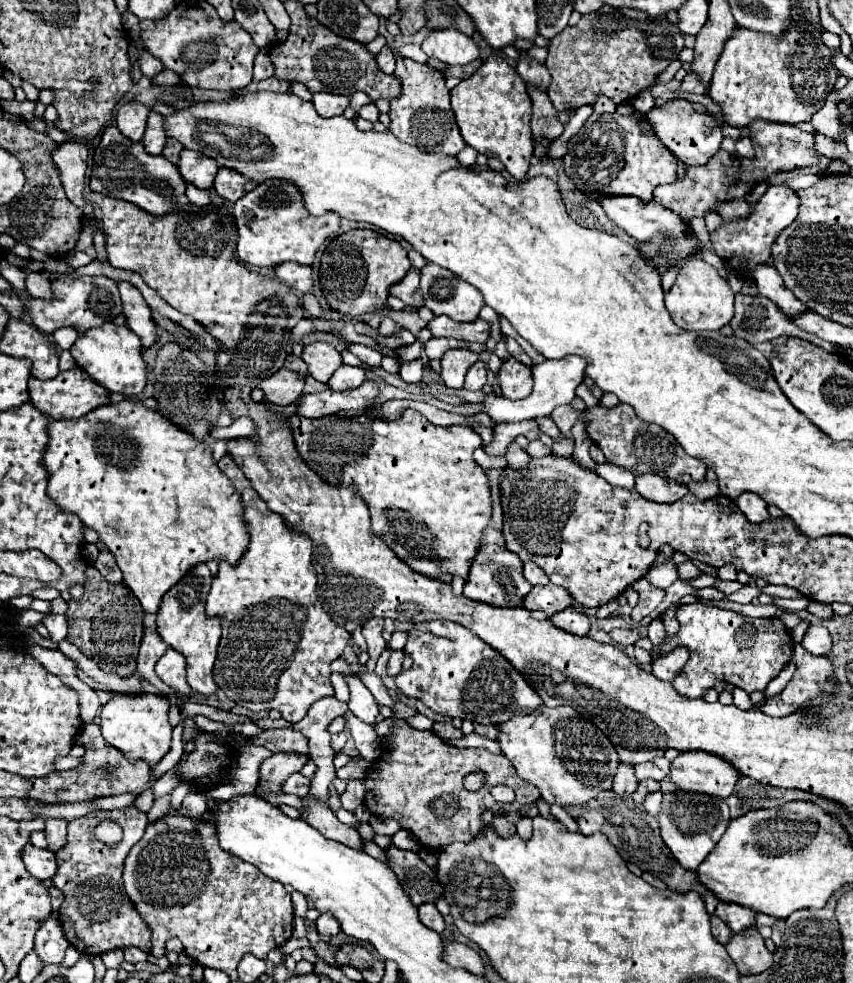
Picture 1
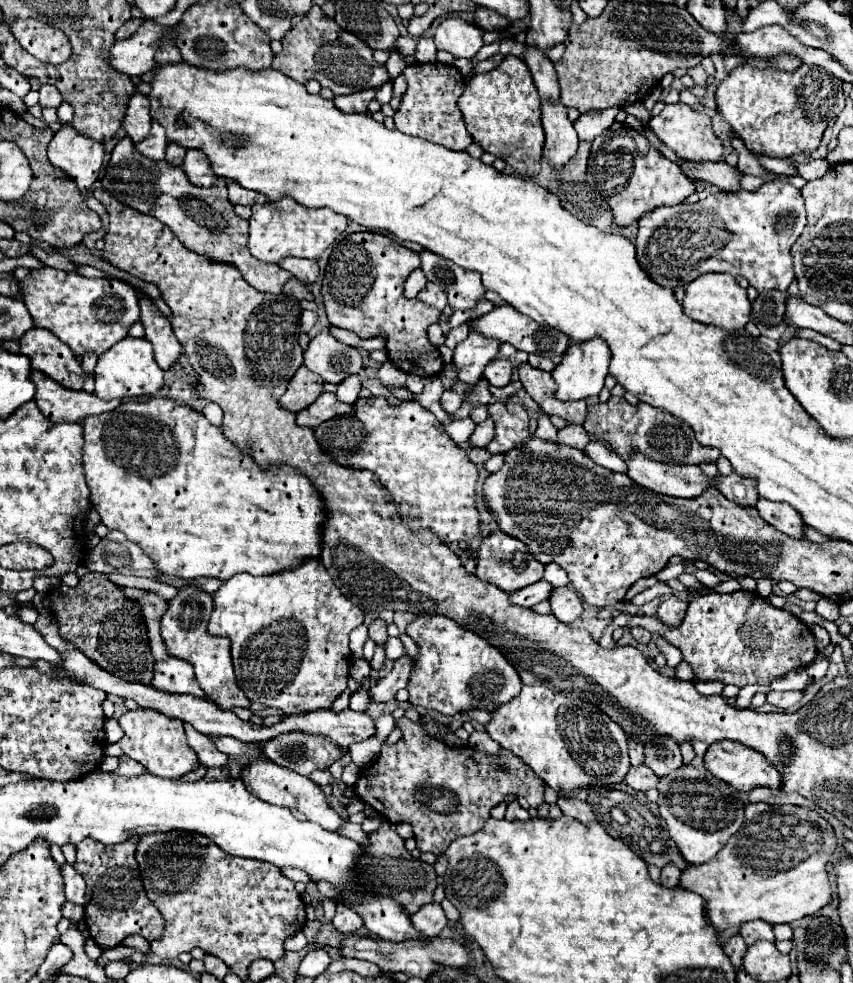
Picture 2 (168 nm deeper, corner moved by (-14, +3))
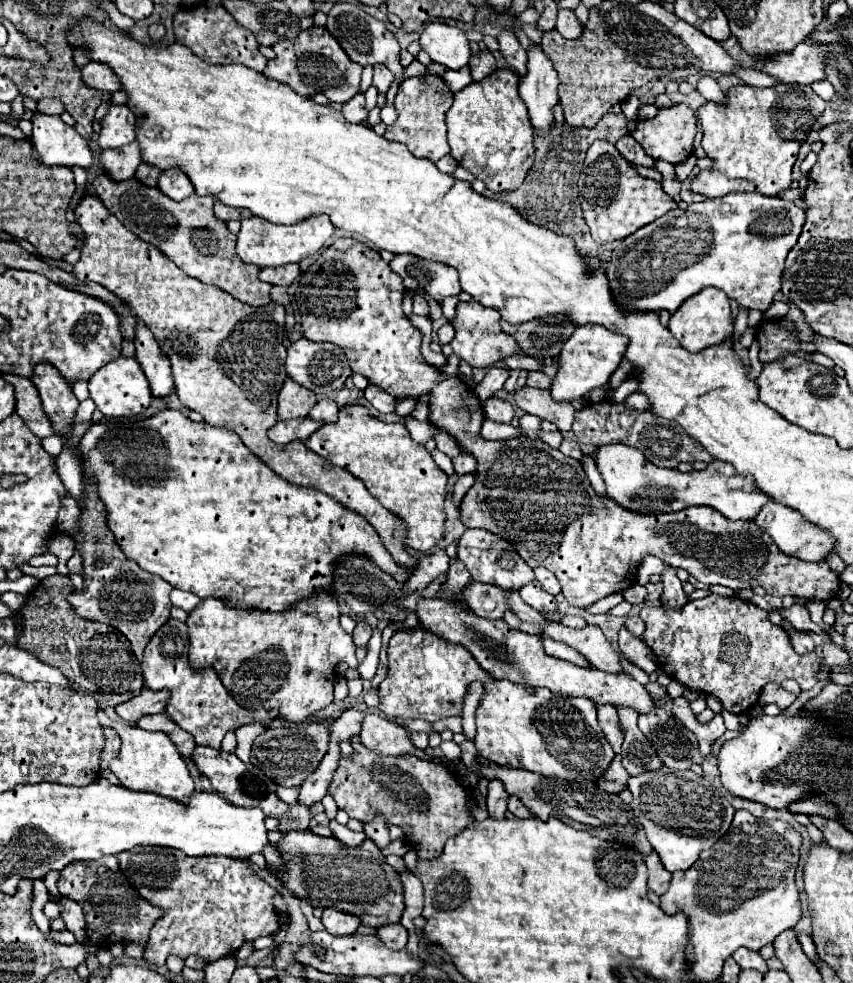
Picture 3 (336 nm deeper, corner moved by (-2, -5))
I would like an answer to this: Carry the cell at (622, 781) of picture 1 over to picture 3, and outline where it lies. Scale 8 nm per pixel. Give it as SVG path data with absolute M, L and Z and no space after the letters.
M602 704L596 706L598 708L598 724L604 730L608 742L612 744L614 752L620 754L620 746L622 746L622 734L620 734L620 726L618 726L618 714L616 708L612 708L612 704Z

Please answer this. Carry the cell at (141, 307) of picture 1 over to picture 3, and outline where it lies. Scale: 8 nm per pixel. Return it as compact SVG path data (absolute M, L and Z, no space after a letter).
M138 320L136 324L136 360L140 362L148 382L150 382L150 390L154 398L166 398L172 394L174 390L174 380L172 380L172 372L170 372L170 360L168 356L160 350L160 346L156 344L152 332L148 328L144 328L144 324Z

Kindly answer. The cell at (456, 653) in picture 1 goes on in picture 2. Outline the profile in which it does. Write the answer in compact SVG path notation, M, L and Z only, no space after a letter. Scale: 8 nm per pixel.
M420 616L408 624L406 634L418 644L420 656L414 660L414 668L408 682L410 702L428 710L438 710L446 716L468 712L474 708L496 710L500 704L516 698L524 686L518 672L492 648L484 638L462 628L444 616Z

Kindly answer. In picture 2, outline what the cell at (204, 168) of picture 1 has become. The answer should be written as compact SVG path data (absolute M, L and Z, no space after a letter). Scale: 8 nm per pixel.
M188 150L182 168L188 180L196 186L212 186L218 180L218 176L212 176L212 168L208 168L208 158L204 156L204 152Z

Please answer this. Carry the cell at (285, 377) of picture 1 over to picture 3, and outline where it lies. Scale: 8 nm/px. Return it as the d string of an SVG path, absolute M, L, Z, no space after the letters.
M286 378L278 394L278 420L306 418L316 402L318 400L312 390L306 390L292 378Z

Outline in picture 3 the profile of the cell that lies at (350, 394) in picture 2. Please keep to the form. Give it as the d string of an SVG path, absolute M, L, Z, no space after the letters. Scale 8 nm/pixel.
M324 398L324 400L320 400L320 402L312 408L312 412L308 414L308 418L312 418L312 420L322 420L322 422L334 422L334 420L338 418L338 406L336 406L334 400Z

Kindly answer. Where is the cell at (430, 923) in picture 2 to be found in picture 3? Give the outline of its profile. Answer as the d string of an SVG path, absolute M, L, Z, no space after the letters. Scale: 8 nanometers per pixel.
M386 924L386 926L380 926L376 936L382 940L382 944L390 950L402 950L406 948L406 942L408 942L408 932L402 924Z

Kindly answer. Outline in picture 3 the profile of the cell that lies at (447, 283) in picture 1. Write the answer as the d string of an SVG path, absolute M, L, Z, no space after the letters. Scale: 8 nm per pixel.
M412 254L394 256L390 260L390 268L402 278L406 290L422 288L434 300L456 296L462 290L454 268L444 268L444 264L432 264L430 260Z

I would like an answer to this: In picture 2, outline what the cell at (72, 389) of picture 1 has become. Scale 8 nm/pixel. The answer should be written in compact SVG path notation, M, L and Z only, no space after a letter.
M32 370L32 380L36 384L36 404L42 414L54 422L80 422L86 416L110 412L120 406L122 400L100 400L94 392L72 392L72 388L62 388L56 380L44 376L40 370Z

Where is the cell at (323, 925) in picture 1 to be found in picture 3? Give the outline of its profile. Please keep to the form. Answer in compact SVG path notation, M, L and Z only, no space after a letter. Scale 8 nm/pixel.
M326 908L322 914L322 922L326 926L326 930L334 936L342 936L342 934L354 934L356 928L362 924L358 916L334 910L334 908Z

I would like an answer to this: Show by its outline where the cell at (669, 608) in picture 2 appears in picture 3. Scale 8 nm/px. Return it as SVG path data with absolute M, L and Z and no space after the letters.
M668 566L662 574L660 580L664 584L664 592L662 592L662 606L664 608L682 608L686 602L686 594L682 590L682 582L676 576L676 568Z

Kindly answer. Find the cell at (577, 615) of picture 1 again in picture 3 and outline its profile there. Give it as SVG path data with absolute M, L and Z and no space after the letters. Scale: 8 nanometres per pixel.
M532 580L520 588L520 596L538 612L556 612L556 598L540 588L538 580Z

